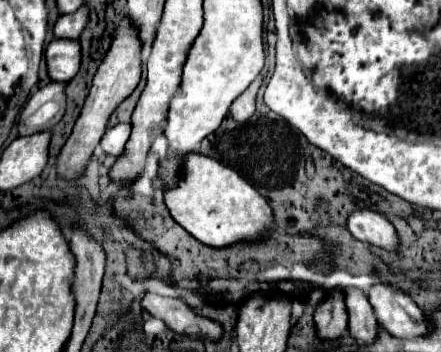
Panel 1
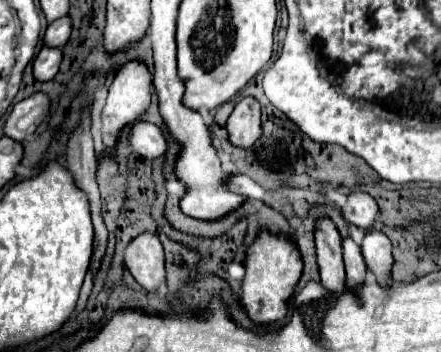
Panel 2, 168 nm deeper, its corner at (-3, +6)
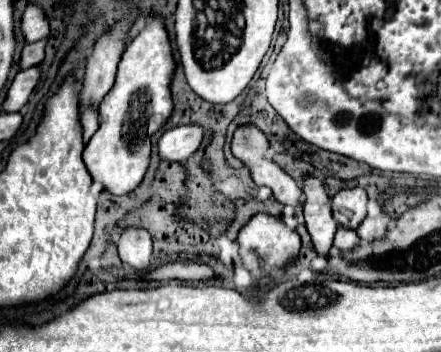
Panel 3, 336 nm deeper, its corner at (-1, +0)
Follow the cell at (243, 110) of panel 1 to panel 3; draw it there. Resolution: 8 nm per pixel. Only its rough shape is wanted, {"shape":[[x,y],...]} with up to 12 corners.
{"shape":[[255,124],[233,132],[231,152],[257,186],[297,206],[299,184],[265,154],[267,136]]}

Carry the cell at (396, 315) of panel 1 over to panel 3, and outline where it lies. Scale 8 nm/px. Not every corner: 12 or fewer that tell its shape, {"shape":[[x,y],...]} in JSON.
{"shape":[[389,216],[365,218],[357,228],[363,244],[369,244],[387,234]]}

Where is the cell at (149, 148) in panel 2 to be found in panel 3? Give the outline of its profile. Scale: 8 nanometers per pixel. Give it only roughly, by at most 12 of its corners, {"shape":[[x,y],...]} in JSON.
{"shape":[[199,126],[165,130],[157,154],[167,162],[187,160],[201,144]]}

